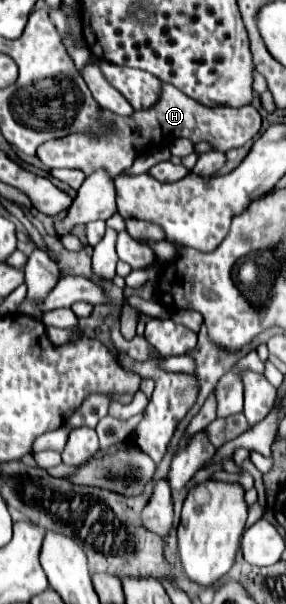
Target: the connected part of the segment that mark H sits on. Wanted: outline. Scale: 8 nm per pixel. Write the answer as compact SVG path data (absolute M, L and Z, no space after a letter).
M162 83L162 99L146 111L136 111L130 119L114 115L110 111L102 111L102 117L106 121L112 119L112 123L118 127L118 131L110 137L94 137L88 139L86 135L68 135L62 139L54 139L50 143L42 143L38 147L38 157L40 161L48 167L66 167L66 169L80 169L84 175L90 175L96 169L106 169L110 171L112 177L120 175L122 171L130 169L134 159L148 149L154 147L169 148L178 137L186 137L192 143L198 141L208 141L216 151L230 151L246 145L250 139L254 139L262 127L260 113L256 107L246 105L246 107L206 107L190 97L186 97L182 91L174 89L170 83Z

